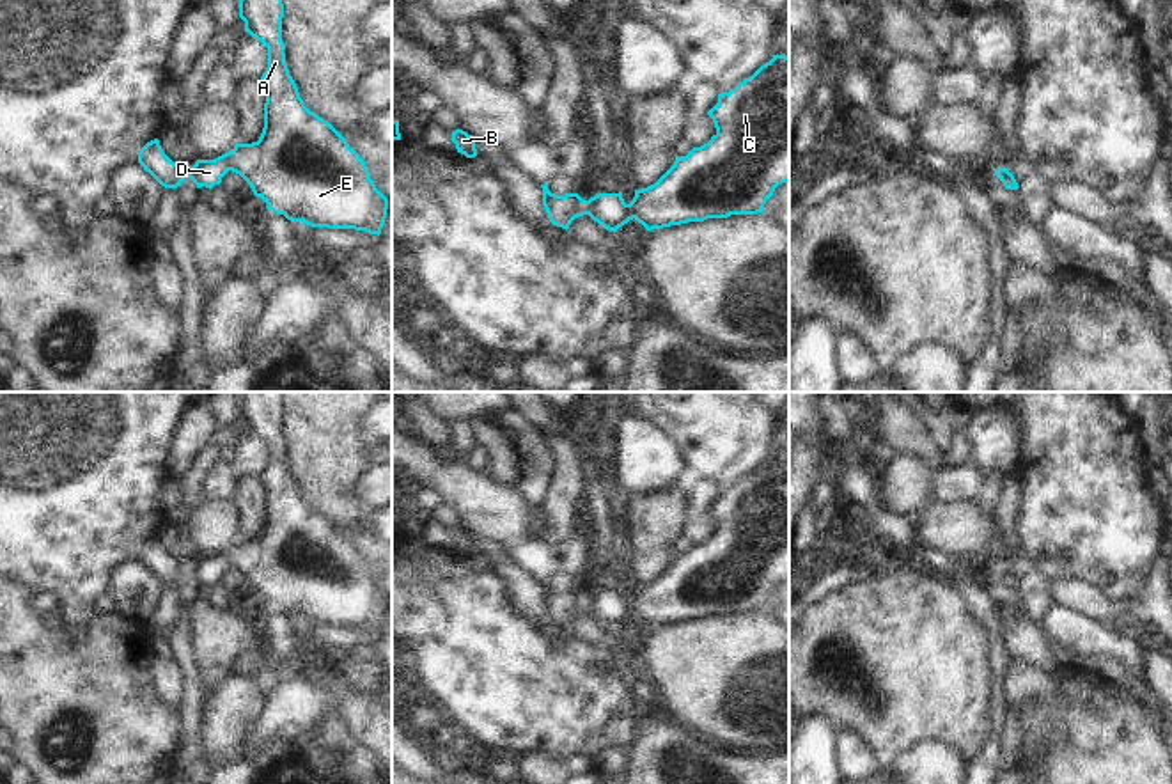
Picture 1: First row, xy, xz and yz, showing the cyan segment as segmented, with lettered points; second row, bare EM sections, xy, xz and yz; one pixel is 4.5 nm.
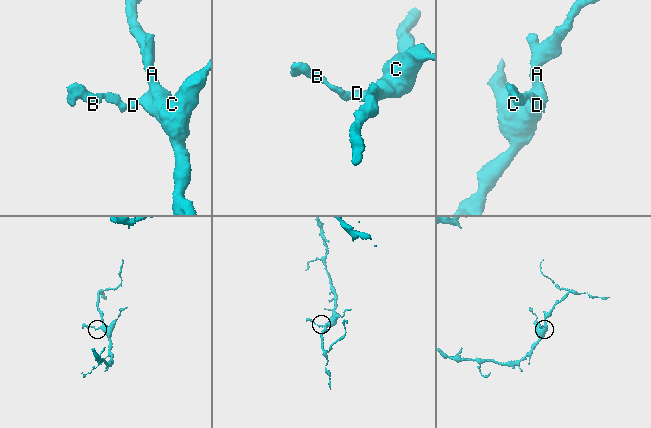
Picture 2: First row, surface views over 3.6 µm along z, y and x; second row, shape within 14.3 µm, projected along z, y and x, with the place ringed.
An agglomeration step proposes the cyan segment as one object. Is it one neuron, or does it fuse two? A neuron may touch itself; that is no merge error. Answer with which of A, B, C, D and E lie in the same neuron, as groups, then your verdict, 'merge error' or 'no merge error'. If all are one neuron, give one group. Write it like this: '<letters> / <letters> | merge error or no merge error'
A B C D E | no merge error

